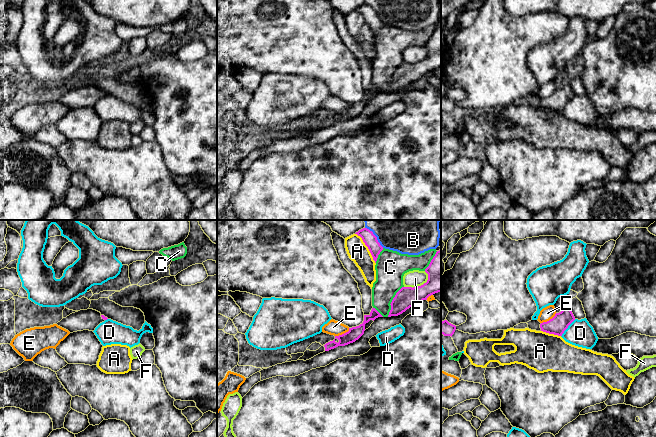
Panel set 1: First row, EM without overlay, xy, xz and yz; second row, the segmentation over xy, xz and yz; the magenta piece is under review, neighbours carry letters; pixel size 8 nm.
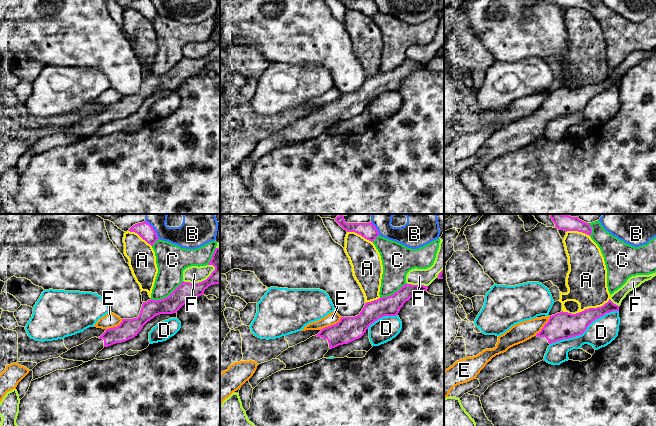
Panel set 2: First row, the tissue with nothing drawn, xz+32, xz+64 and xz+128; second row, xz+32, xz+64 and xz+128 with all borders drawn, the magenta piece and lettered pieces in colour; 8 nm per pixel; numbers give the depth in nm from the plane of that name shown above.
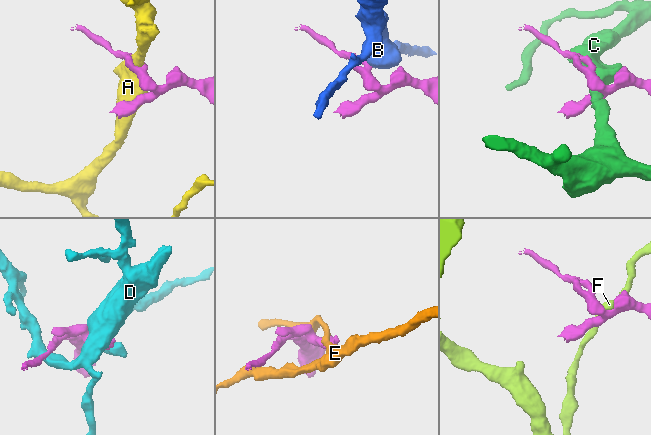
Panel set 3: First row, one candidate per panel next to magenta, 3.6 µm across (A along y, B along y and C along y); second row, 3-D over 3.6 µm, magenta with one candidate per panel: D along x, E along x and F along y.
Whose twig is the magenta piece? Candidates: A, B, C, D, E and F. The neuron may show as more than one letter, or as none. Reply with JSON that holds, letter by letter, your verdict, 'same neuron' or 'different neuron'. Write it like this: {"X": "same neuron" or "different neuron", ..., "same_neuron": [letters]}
{"A": "different neuron", "B": "different neuron", "C": "different neuron", "D": "different neuron", "E": "different neuron", "F": "different neuron", "same_neuron": []}

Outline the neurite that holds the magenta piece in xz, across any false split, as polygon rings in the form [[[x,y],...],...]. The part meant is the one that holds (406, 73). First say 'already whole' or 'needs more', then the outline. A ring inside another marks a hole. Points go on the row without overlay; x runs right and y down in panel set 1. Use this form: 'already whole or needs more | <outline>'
already whole | [[[441,26],[437,27],[425,45],[428,56],[418,63],[402,63],[391,78],[388,93],[398,92],[435,69],[441,68]]]

